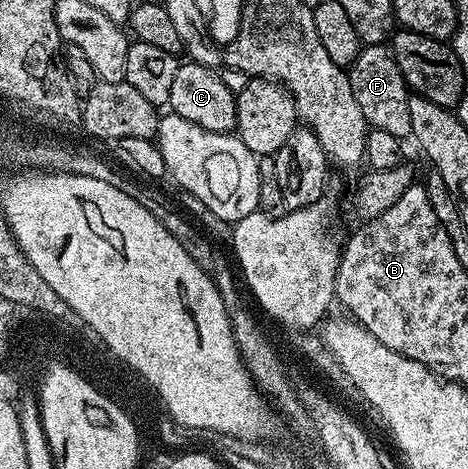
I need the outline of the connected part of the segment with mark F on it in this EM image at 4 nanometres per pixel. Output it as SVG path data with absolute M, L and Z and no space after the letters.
M385 44L364 45L349 65L347 75L355 94L355 102L359 102L359 110L363 110L363 118L369 128L387 130L387 134L395 134L399 138L412 137L409 105L411 93L392 51Z

